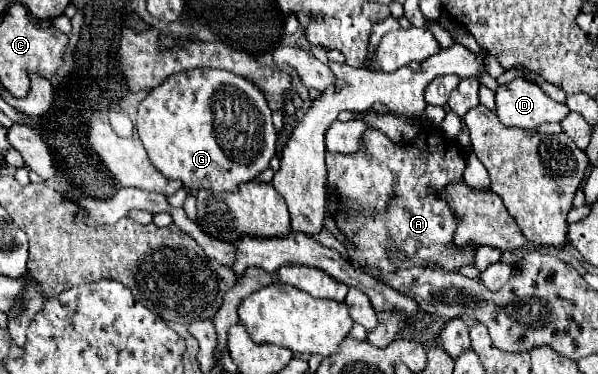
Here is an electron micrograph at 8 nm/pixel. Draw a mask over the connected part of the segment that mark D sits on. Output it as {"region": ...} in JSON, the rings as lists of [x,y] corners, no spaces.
{"region":[[[515,78],[495,90],[495,114],[501,124],[517,128],[535,128],[545,122],[561,122],[569,108],[553,102],[537,84]]]}

